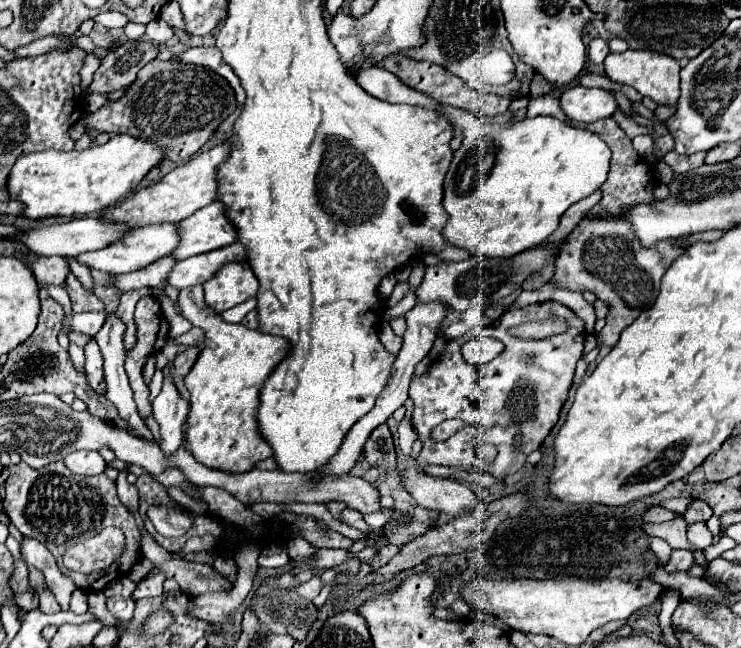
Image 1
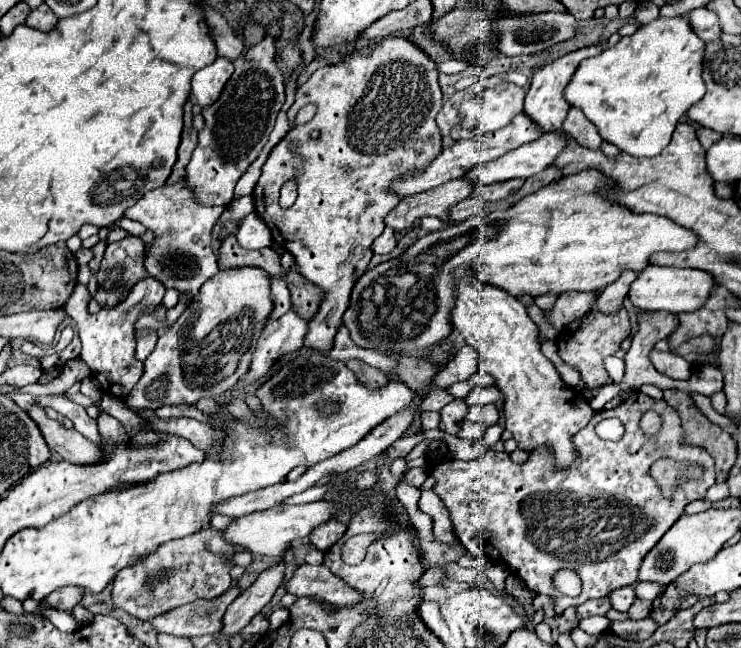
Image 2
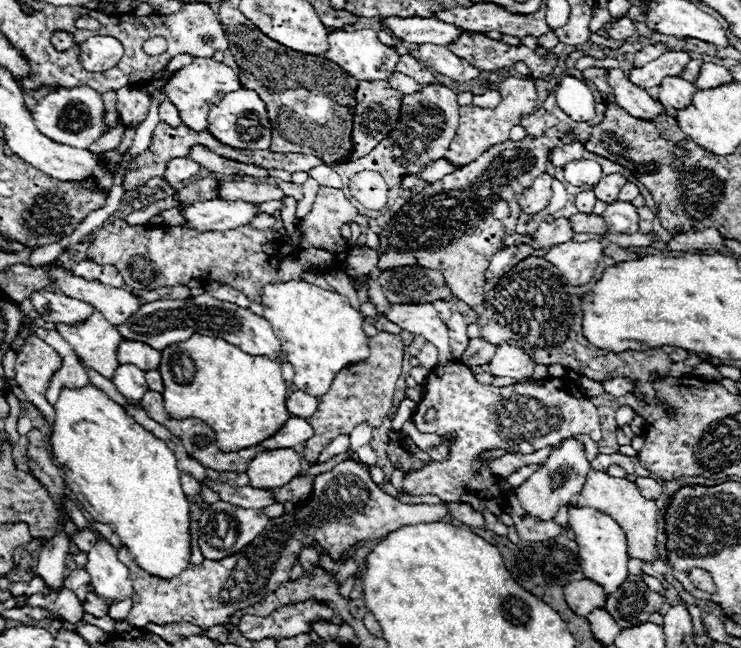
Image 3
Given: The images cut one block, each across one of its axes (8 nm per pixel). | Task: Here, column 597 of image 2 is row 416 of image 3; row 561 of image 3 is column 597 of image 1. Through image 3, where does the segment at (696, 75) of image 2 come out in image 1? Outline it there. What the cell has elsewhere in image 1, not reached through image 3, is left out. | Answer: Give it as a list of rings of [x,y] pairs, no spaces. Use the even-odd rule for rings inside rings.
[[[440,104],[440,112],[450,120],[450,124],[462,132],[462,146],[454,152],[454,160],[444,180],[444,208],[448,212],[448,222],[444,228],[444,238],[454,246],[468,248],[480,258],[510,258],[522,250],[542,244],[560,224],[562,214],[578,200],[596,192],[610,168],[610,148],[594,132],[572,128],[566,122],[552,116],[524,118],[512,124],[486,124],[474,114]],[[490,154],[496,154],[496,160]]]

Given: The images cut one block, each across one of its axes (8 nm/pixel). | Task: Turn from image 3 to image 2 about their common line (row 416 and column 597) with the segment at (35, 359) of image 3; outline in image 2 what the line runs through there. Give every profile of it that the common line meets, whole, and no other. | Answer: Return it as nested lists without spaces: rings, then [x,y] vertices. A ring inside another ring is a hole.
[[[594,44],[594,46],[588,46],[588,48],[580,48],[576,52],[570,52],[542,68],[538,68],[532,76],[532,84],[530,84],[530,90],[526,94],[526,102],[524,102],[524,114],[536,122],[538,128],[542,128],[544,132],[552,132],[552,130],[560,130],[562,128],[562,122],[566,120],[566,114],[570,110],[570,106],[566,104],[566,100],[562,98],[562,92],[566,88],[566,84],[570,82],[572,78],[572,72],[576,72],[578,64],[584,60],[584,58],[590,58],[590,56],[598,56],[600,52],[604,50],[604,44]]]

